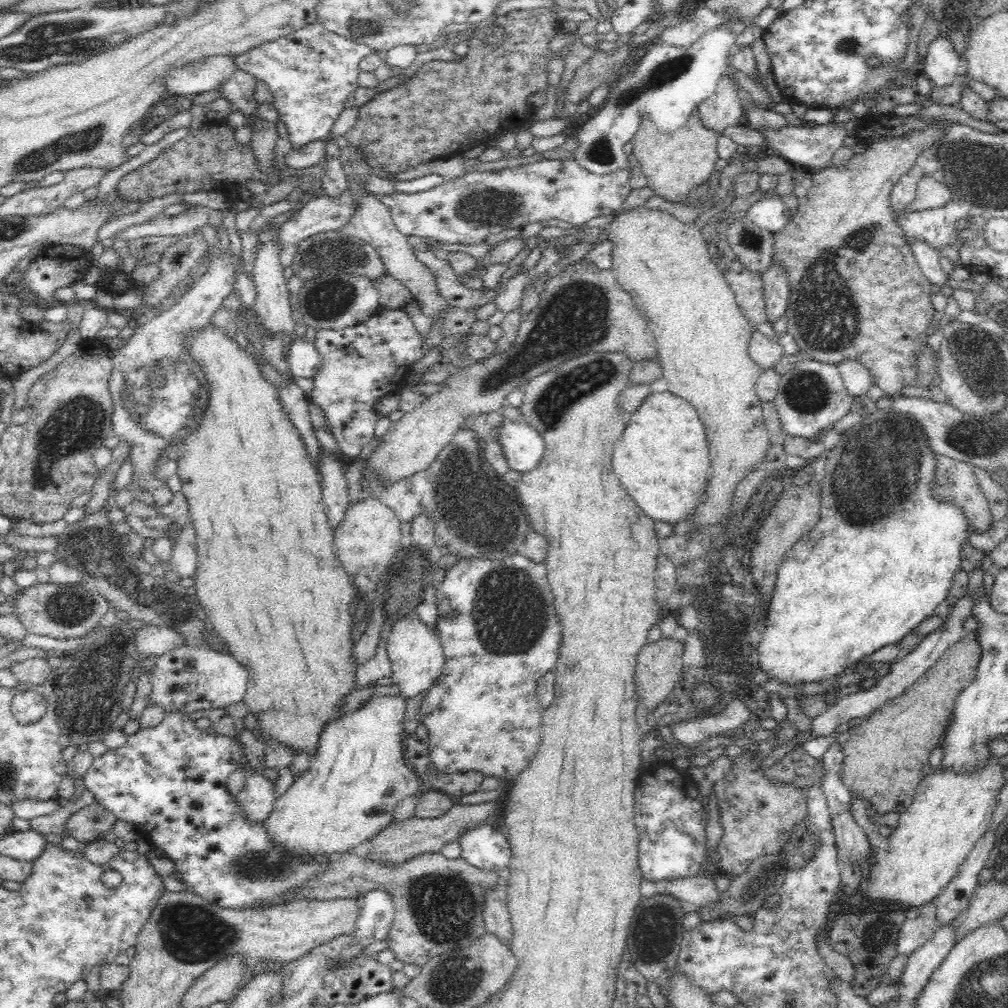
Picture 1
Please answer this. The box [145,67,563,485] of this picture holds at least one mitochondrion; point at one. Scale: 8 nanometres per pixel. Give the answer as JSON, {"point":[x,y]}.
{"point":[481,206]}

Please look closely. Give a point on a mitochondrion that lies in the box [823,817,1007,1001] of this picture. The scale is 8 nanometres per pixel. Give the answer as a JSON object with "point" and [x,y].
{"point":[878,932]}

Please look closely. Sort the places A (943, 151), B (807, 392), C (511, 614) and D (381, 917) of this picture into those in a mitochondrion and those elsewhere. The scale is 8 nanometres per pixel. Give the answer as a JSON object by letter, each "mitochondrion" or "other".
{"A":"mitochondrion","B":"mitochondrion","C":"mitochondrion","D":"other"}

